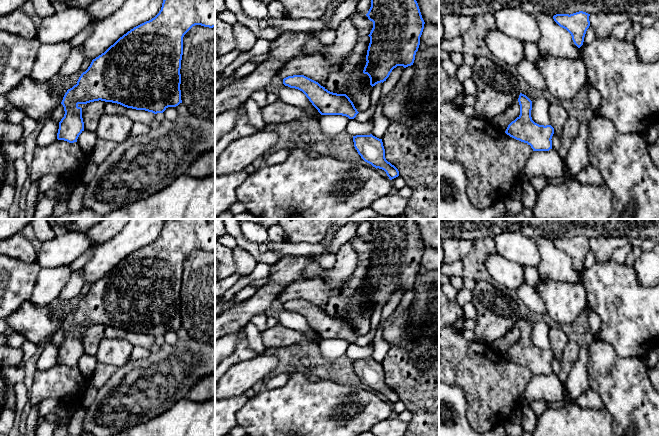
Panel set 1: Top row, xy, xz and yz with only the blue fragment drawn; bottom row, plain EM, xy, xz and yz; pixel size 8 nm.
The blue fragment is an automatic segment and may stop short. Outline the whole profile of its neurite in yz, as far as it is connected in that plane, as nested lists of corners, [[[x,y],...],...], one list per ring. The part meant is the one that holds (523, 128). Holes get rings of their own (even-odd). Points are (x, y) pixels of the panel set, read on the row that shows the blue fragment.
[[[520,93],[518,102],[520,115],[512,121],[505,133],[510,137],[527,143],[533,151],[549,151],[552,149],[554,128],[551,125],[539,125],[532,120],[532,101]]]

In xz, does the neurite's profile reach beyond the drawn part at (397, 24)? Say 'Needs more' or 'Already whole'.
Already whole

